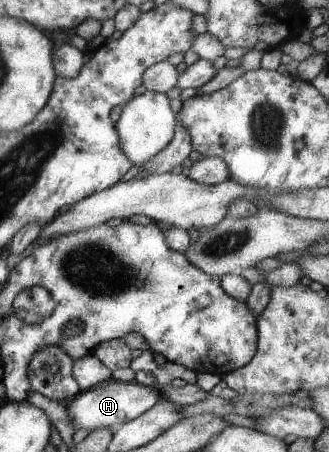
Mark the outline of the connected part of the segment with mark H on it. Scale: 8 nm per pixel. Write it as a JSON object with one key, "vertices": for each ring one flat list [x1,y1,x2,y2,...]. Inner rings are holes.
{"vertices":[[110,379,103,385,96,385,93,388,80,392,80,395,67,406,69,422,75,427,83,427,90,431,97,427,119,428,127,421,138,417,147,409,150,409,159,399,157,387,140,385,134,381,117,382]]}

